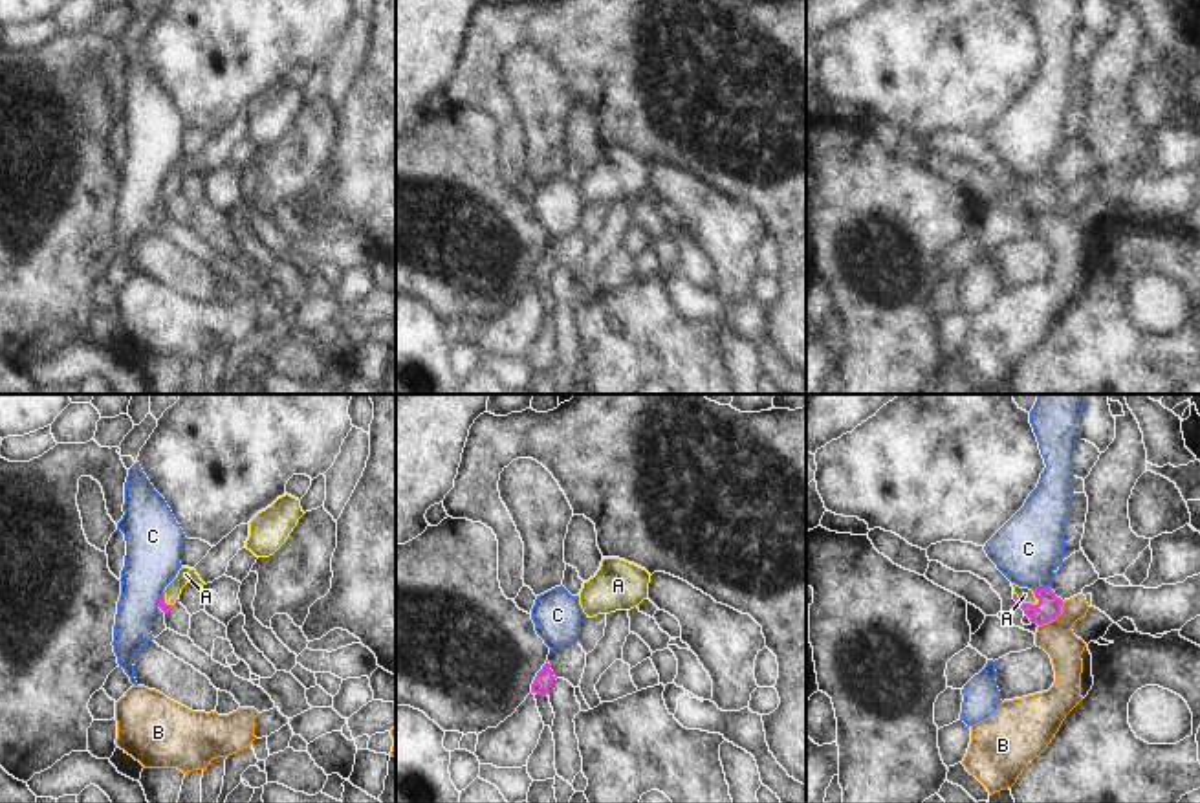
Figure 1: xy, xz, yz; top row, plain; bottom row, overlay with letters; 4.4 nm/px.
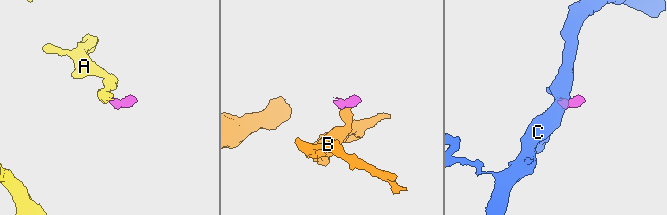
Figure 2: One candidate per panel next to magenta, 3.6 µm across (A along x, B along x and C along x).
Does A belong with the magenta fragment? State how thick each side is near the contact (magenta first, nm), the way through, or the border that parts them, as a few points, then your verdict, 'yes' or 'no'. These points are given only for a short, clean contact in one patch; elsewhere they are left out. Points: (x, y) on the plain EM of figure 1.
110/70 nm | across yz (1048, 197), (1026, 193), (1025, 184) | yes

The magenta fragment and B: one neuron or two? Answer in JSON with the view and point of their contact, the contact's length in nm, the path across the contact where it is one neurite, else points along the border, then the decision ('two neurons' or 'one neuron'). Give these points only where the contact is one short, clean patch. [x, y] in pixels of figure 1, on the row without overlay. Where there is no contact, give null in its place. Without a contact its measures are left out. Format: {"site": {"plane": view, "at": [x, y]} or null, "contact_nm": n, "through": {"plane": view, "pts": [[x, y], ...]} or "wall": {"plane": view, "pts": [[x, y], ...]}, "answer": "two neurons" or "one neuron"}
{"site": {"plane": "yz", "at": [1054, 208]}, "contact_nm": 160, "wall": {"plane": "yz", "pts": [[1065, 191], [1054, 208], [1039, 215]]}, "answer": "two neurons"}

